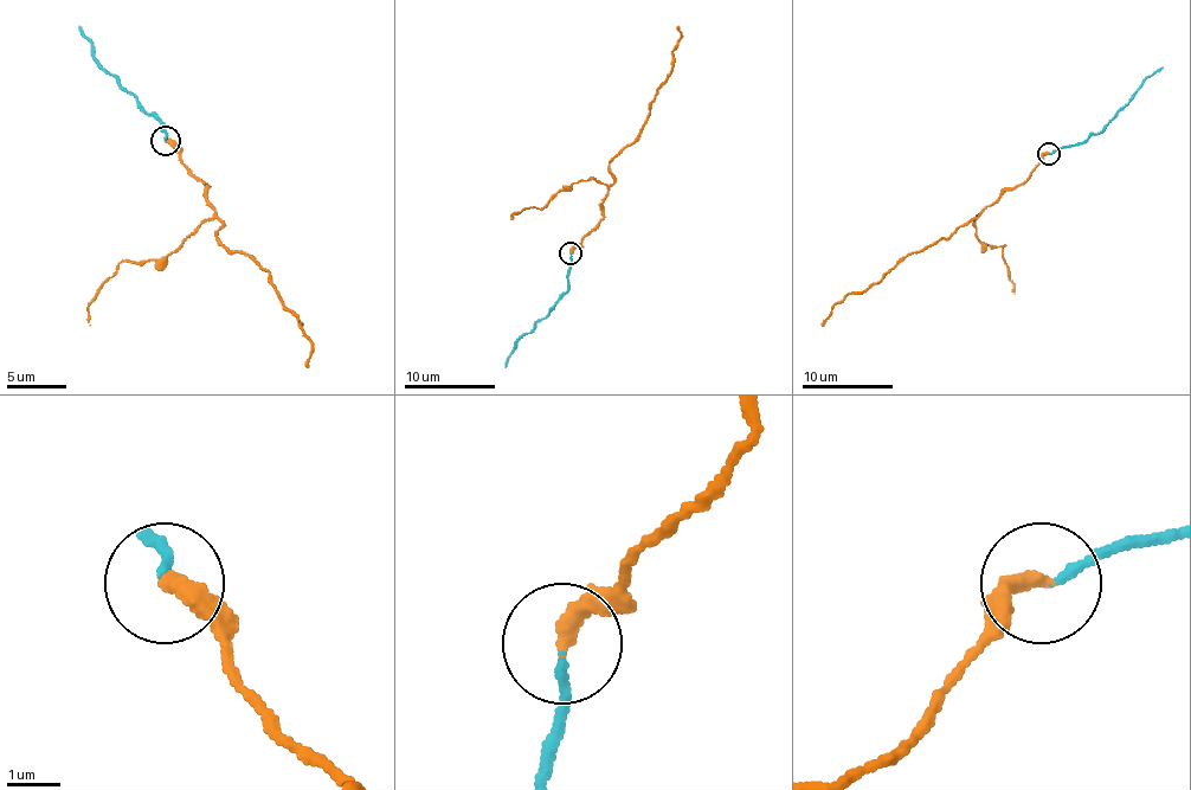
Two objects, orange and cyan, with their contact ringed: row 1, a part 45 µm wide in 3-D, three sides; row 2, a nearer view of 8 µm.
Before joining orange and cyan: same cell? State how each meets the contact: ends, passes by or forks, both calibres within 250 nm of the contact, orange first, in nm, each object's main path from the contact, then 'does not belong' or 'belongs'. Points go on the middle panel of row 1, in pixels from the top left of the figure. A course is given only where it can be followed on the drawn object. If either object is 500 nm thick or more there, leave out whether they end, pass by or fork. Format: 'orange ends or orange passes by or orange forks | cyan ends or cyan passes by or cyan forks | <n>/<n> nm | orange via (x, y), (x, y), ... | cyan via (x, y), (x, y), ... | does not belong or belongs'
orange ends | cyan ends | 360/140 nm | orange via (571, 254), (603, 217), (615, 181), (610, 162), (635, 140), (670, 72), (682, 38), (677, 27) | cyan via (571, 254), (567, 291), (521, 336), (506, 366) | belongs

